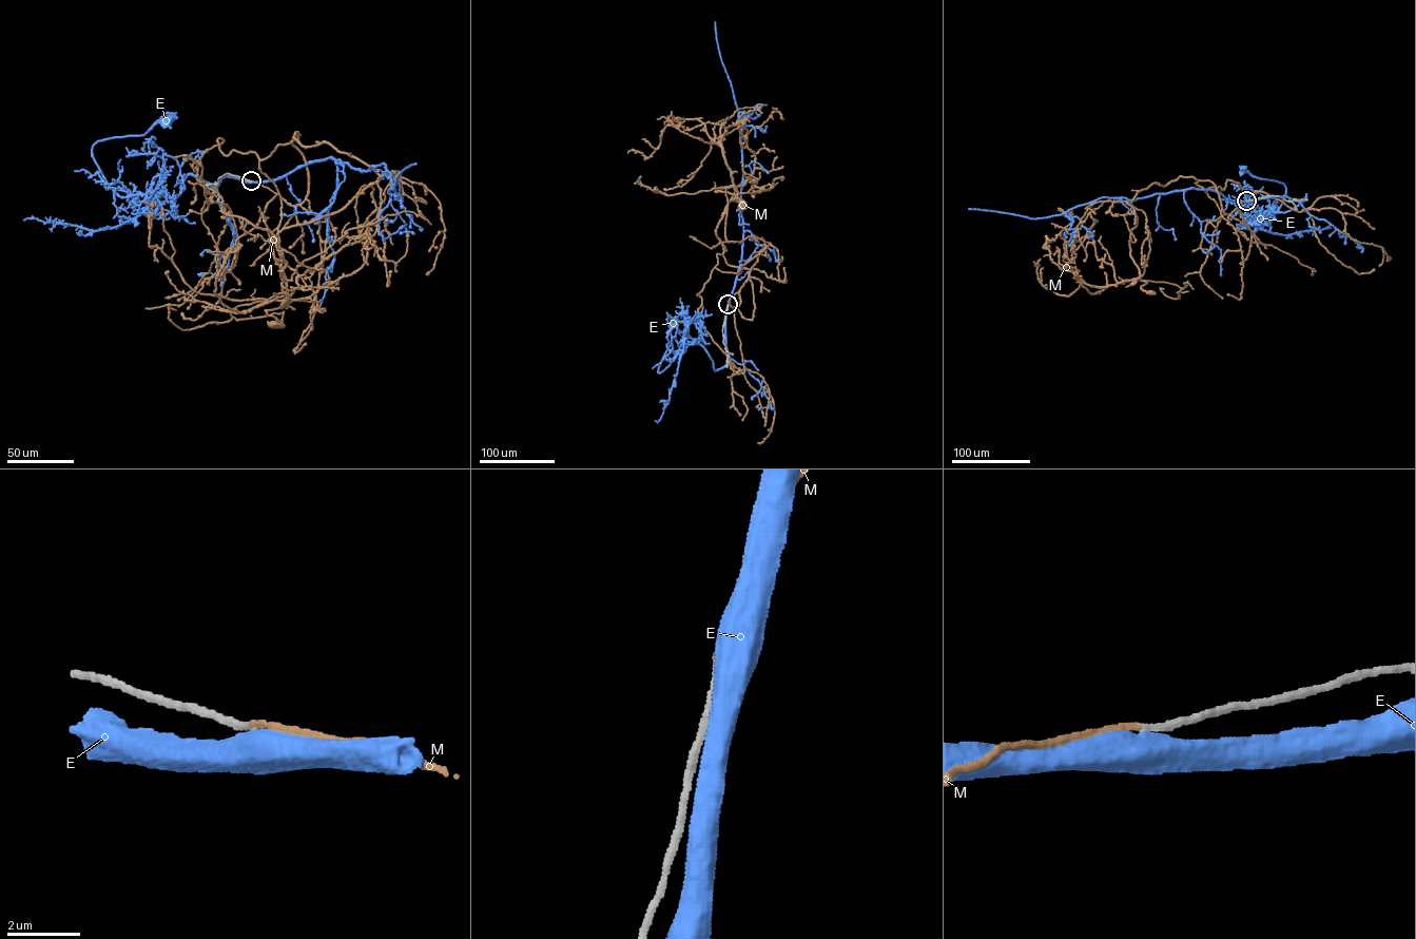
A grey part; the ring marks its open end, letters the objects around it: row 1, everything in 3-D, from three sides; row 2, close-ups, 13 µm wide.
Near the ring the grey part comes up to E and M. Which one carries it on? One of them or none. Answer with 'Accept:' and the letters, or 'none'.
Accept: M

